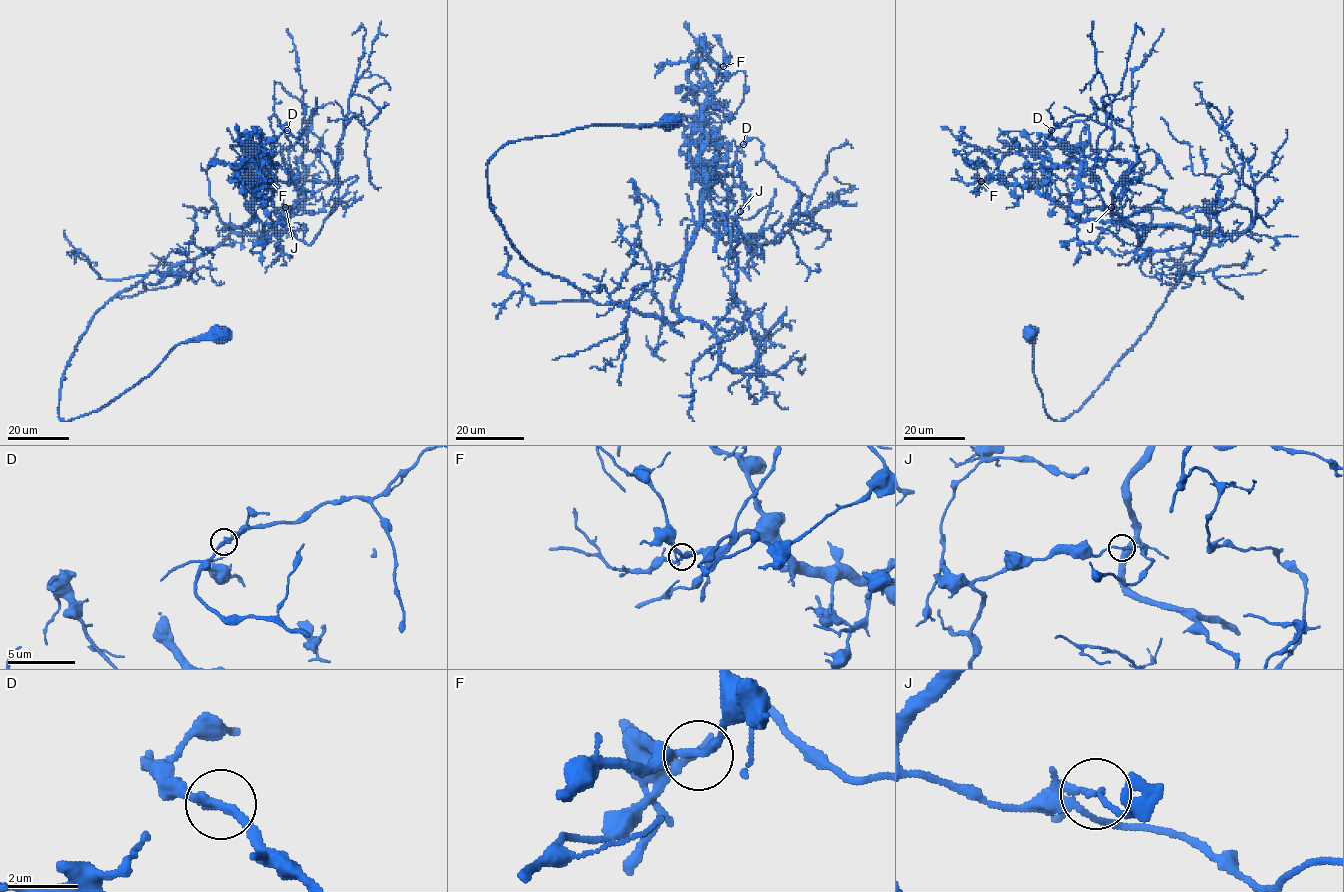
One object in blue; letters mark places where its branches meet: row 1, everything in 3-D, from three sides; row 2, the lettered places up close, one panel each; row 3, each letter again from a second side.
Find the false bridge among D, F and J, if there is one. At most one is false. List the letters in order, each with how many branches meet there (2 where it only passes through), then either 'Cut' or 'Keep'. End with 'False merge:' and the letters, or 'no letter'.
D: Branches: 2. Keep
F: Branches: 2. Keep
J: Branches: 2. Cut
False merge: J

